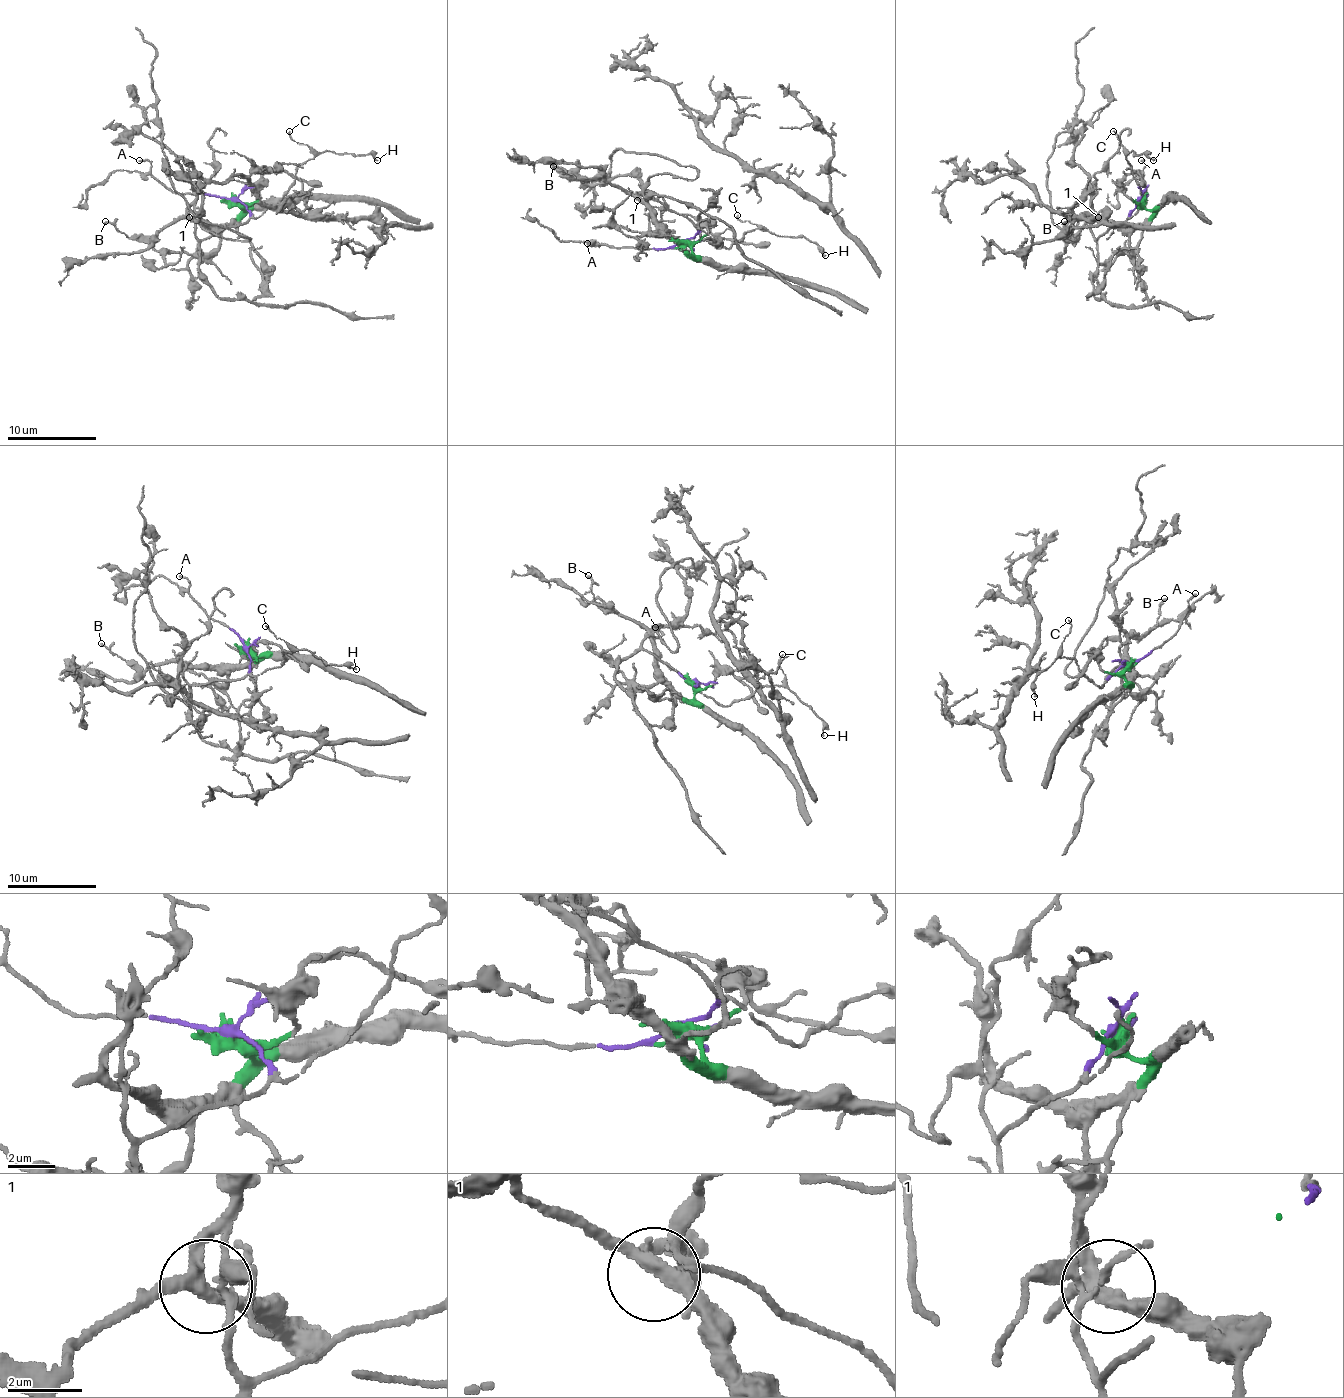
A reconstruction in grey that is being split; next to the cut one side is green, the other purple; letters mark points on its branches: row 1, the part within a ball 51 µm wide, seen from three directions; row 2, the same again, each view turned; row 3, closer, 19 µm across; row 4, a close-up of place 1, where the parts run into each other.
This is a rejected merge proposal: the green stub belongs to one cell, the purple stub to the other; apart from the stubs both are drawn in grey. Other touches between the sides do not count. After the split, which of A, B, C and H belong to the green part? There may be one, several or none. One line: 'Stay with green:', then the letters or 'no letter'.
Stay with green: B

